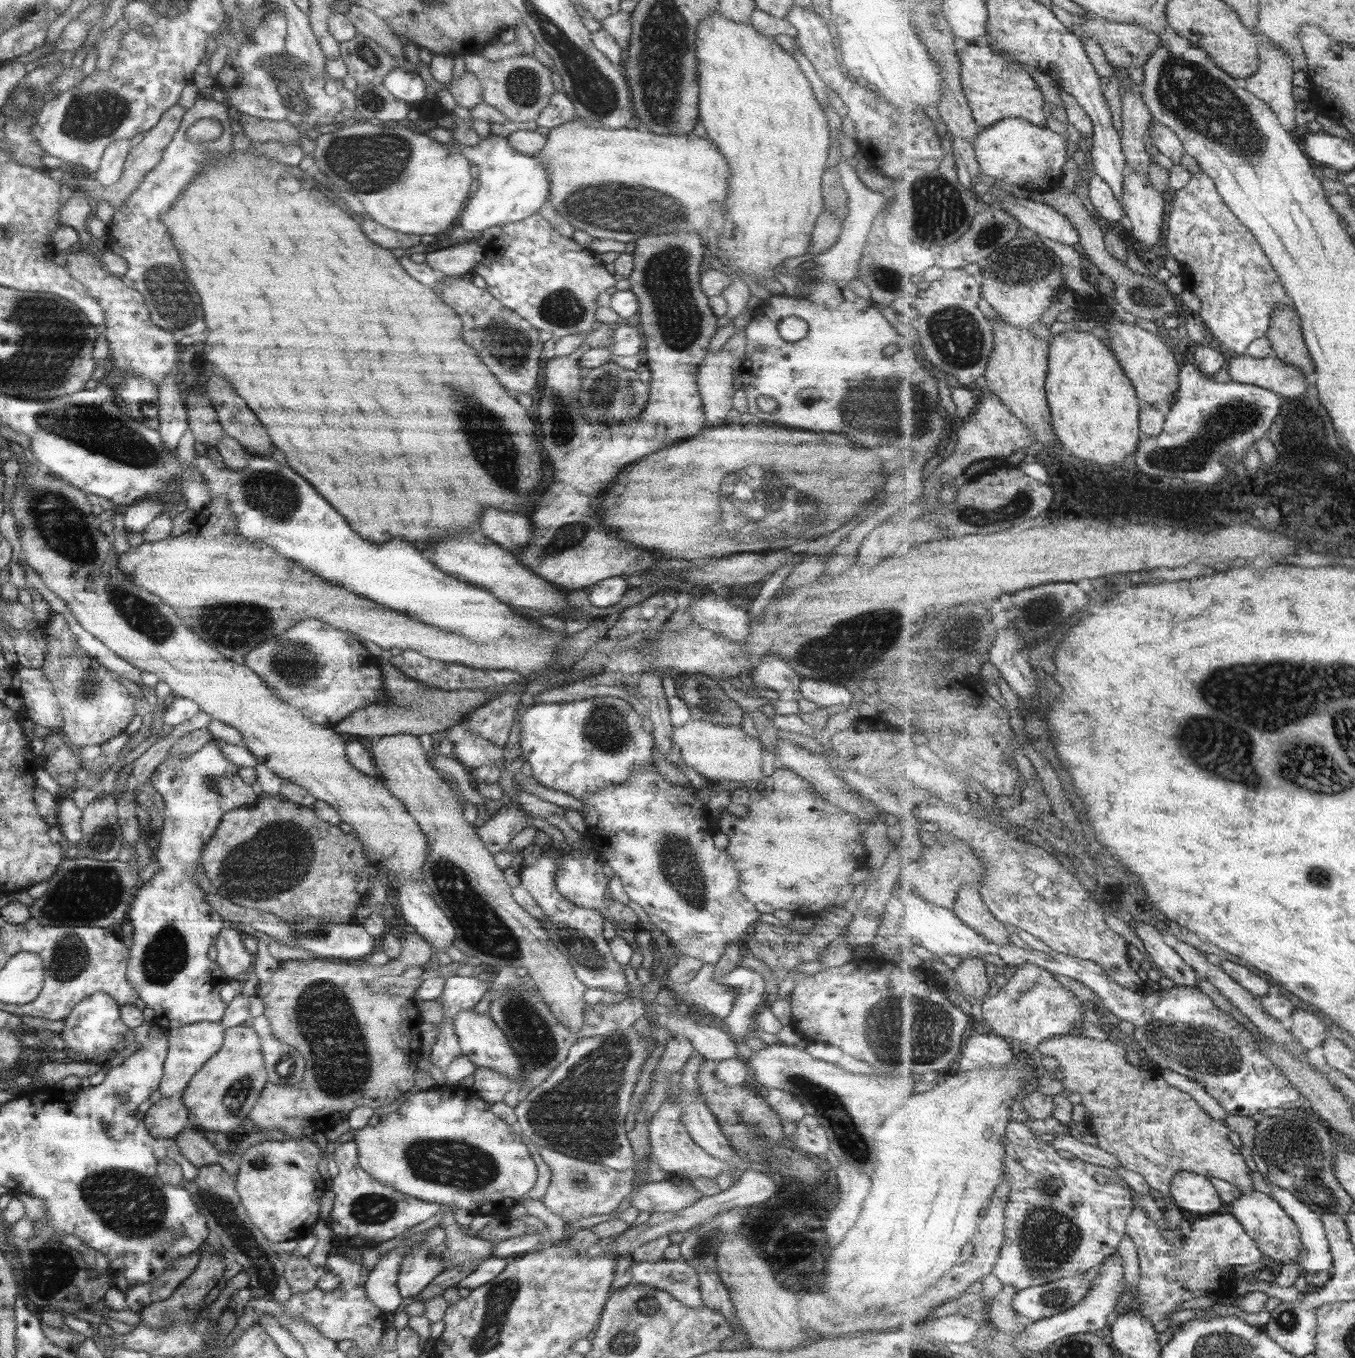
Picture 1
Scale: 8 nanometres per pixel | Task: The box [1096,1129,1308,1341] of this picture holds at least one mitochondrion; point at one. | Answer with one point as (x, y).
(1287, 1322)

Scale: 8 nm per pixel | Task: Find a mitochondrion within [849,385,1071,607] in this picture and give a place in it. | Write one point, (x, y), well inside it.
(1018, 506)

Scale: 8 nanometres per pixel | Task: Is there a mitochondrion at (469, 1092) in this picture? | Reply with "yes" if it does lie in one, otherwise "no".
no

